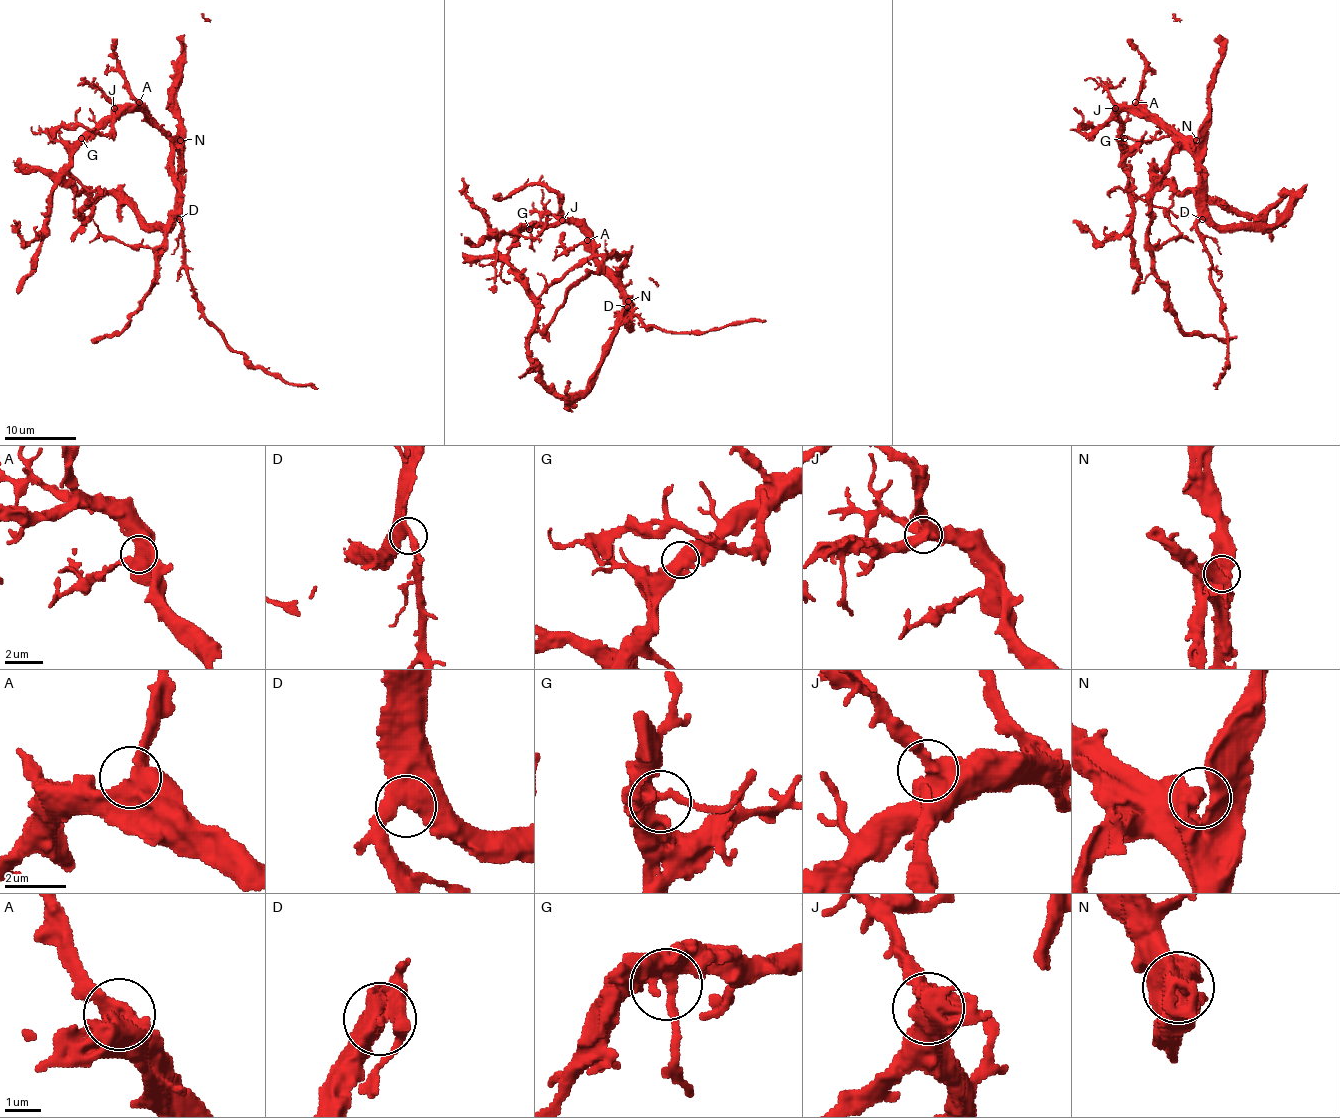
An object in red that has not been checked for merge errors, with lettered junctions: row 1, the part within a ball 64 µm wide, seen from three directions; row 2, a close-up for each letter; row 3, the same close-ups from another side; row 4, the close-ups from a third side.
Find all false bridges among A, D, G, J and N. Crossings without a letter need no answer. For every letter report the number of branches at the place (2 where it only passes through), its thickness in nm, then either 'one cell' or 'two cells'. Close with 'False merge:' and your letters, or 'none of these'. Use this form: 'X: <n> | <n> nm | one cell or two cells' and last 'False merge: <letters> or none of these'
A: 2 | 700 nm | one cell
D: 2 | 500 nm | one cell
G: 3 | 440 nm | one cell
J: 2 | 440 nm | one cell
N: 1 | 750 nm | one cell
False merge: none of these

